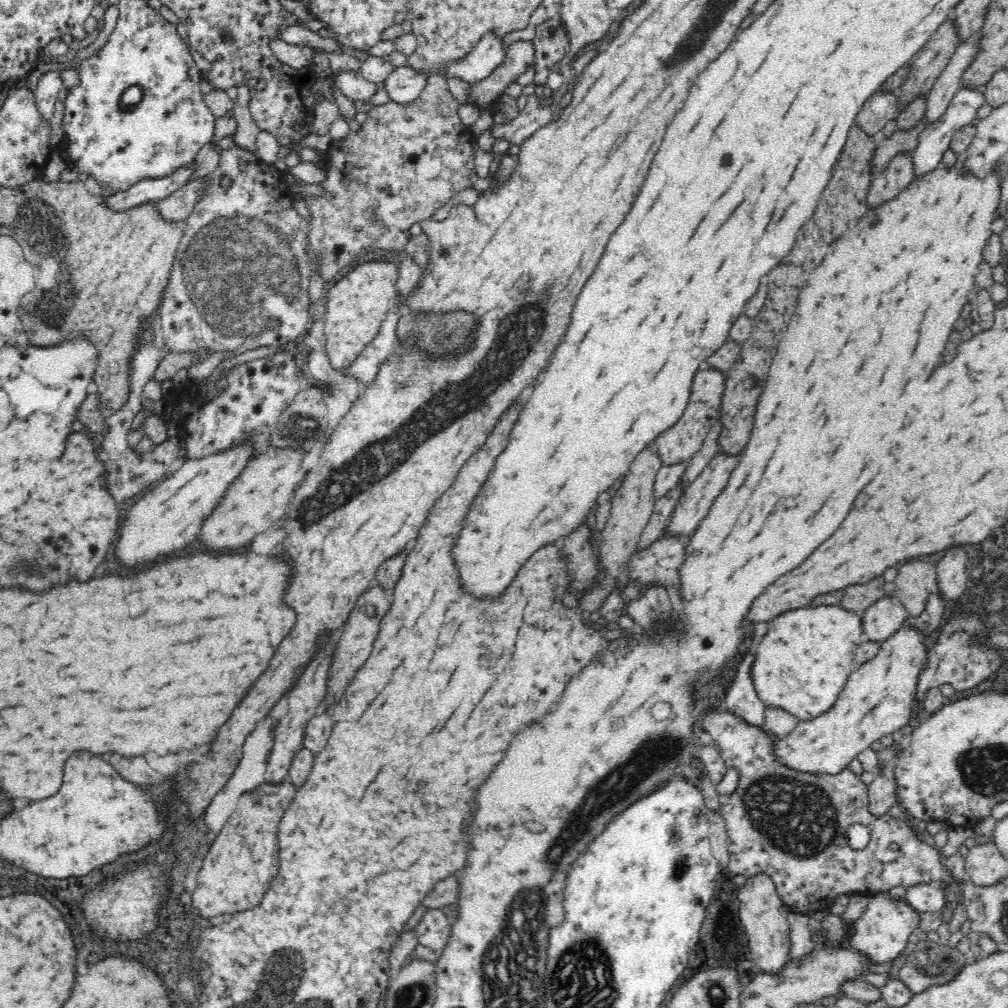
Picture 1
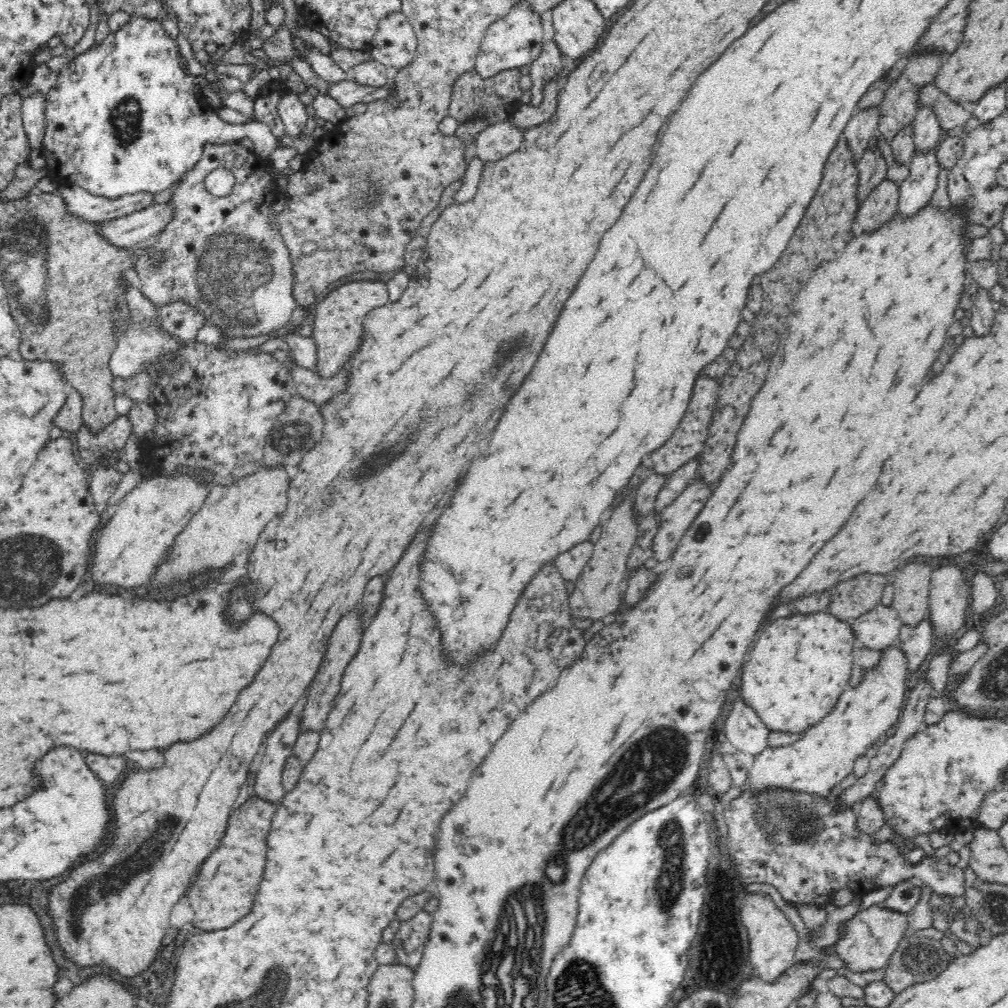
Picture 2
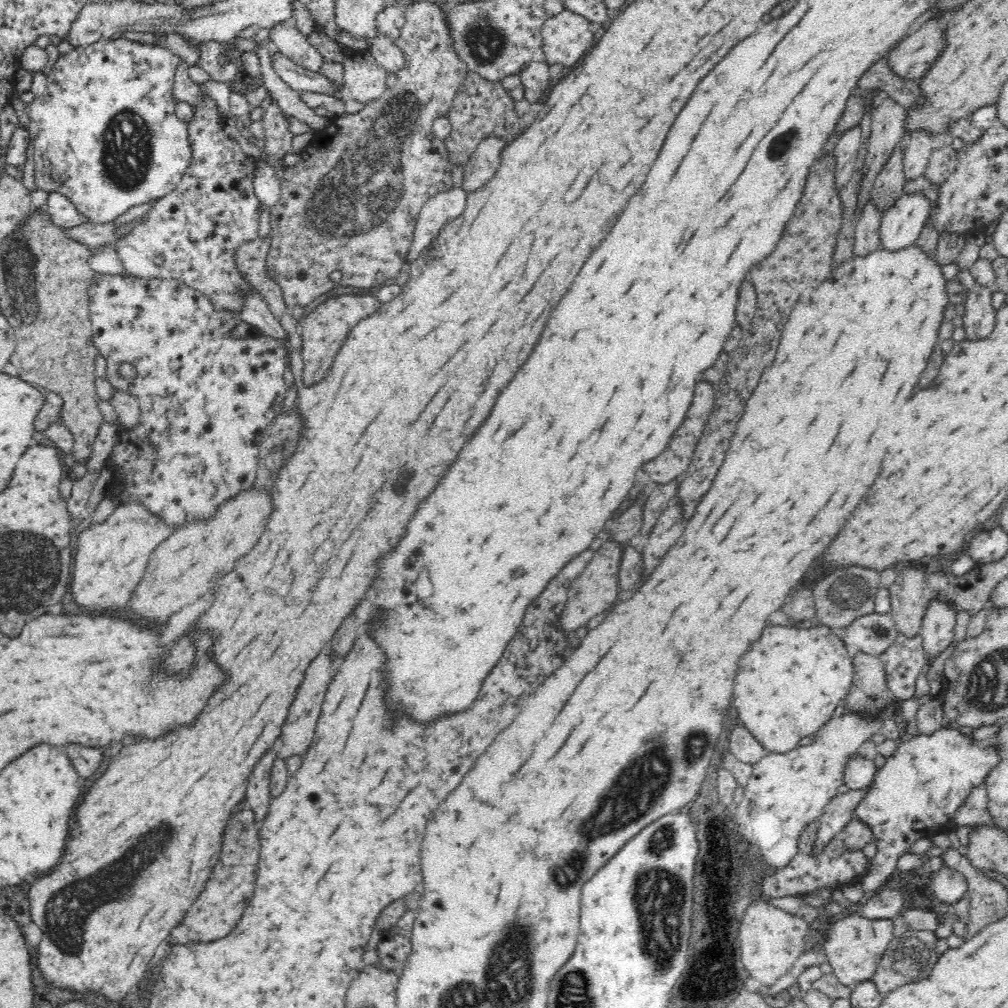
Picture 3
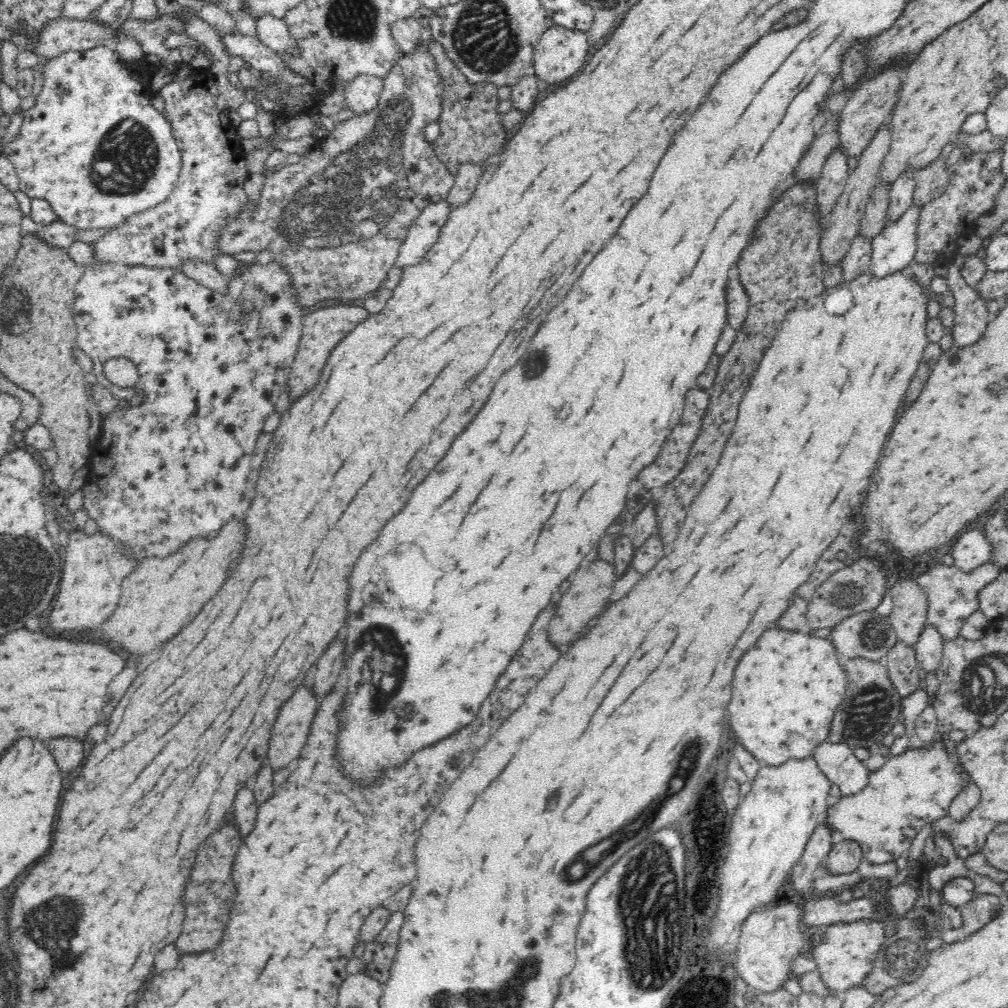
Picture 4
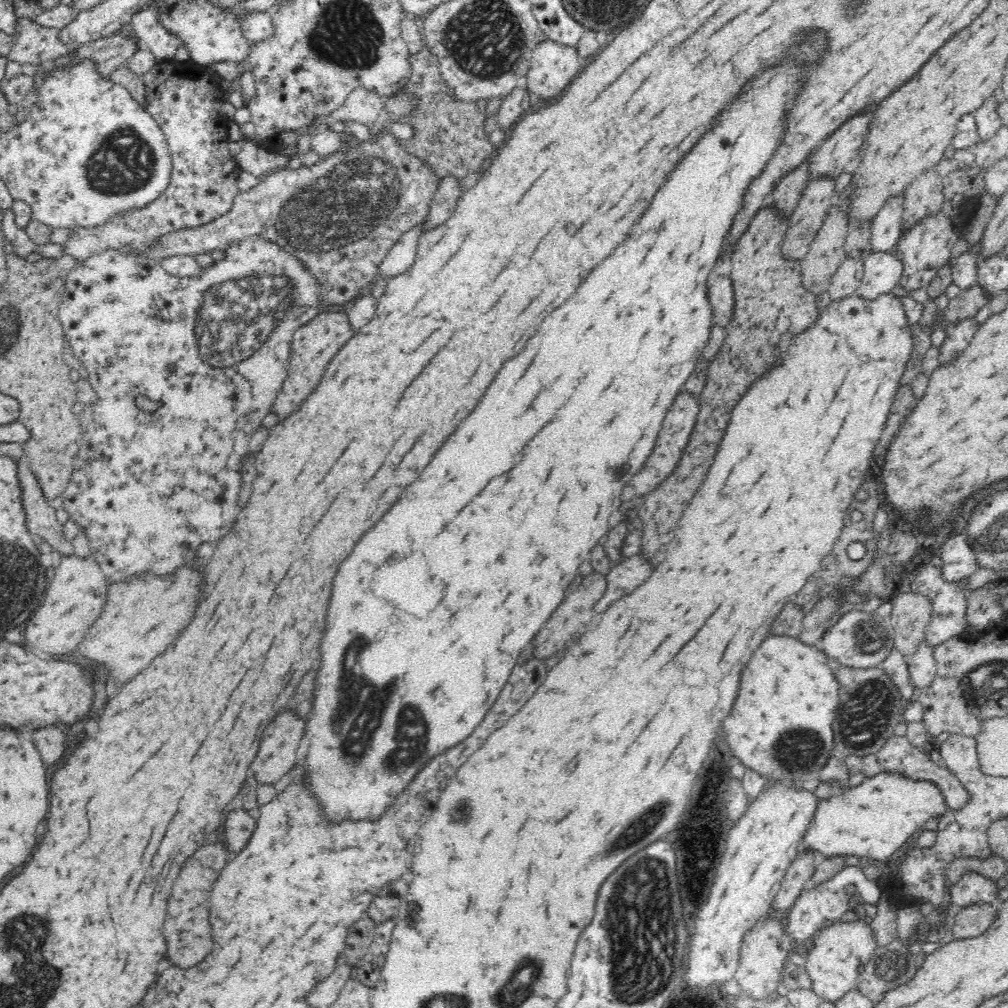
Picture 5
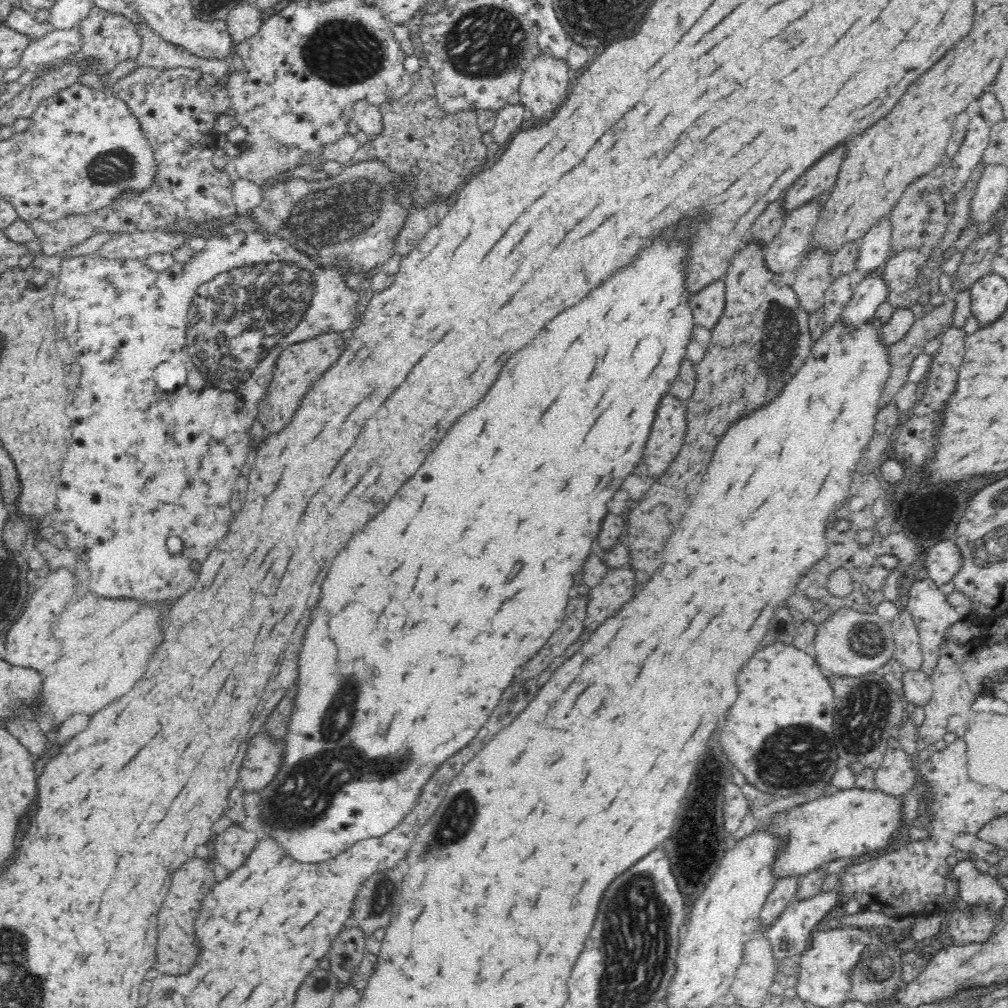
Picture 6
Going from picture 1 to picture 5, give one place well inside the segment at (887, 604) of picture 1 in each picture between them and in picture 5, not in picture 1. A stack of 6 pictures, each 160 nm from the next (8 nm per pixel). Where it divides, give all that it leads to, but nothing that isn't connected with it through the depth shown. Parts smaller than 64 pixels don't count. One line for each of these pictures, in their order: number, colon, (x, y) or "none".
2: (877, 629)
3: (872, 633)
4: (868, 635)
5: (856, 640)

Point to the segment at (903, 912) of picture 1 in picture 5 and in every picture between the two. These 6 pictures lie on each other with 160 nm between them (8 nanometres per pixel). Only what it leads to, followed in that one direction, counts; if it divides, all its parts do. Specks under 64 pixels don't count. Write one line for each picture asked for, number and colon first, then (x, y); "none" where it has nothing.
2: (867, 941)
3: (854, 946)
4: (848, 950)
5: (840, 950)

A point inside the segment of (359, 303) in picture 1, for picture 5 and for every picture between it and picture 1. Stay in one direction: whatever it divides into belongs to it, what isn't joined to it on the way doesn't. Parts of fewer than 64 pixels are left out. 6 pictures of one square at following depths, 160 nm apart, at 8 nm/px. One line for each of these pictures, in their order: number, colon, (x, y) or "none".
2: (337, 326)
3: (323, 330)
4: (321, 330)
5: (313, 345)

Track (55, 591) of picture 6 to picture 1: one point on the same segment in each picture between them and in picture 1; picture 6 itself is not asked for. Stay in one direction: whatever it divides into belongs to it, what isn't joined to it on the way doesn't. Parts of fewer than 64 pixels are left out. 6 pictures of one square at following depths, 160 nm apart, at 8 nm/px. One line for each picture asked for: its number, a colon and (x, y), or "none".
1: (167, 517)
2: (127, 549)
3: (109, 559)
4: (94, 566)
5: (73, 601)

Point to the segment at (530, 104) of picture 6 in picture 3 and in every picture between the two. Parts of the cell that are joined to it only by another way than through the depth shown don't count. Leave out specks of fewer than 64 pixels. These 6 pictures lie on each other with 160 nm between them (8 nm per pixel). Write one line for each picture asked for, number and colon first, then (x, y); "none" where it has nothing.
3: (566, 38)
4: (560, 53)
5: (552, 67)

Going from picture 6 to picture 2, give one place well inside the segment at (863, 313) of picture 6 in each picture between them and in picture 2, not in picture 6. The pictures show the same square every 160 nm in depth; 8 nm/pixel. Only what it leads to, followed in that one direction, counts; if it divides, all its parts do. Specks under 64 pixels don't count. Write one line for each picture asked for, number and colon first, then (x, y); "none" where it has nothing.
2: (916, 190)
3: (901, 224)
4: (894, 248)
5: (881, 272)

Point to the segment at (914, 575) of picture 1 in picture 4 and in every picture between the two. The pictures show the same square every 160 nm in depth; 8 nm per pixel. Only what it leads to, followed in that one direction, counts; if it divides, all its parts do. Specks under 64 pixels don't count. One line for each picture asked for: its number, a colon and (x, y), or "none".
2: (911, 598)
3: (910, 599)
4: (908, 617)

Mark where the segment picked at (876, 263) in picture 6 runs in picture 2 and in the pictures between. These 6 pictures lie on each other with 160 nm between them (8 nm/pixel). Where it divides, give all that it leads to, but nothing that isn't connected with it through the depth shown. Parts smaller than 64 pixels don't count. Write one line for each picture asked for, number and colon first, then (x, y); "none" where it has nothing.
2: (927, 134)
3: (917, 149)
4: (900, 195)
5: (886, 227)

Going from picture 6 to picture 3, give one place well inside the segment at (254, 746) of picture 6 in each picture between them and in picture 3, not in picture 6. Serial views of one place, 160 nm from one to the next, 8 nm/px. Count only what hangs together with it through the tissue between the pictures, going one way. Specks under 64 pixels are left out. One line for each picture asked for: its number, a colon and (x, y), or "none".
3: (298, 729)
4: (291, 729)
5: (276, 756)

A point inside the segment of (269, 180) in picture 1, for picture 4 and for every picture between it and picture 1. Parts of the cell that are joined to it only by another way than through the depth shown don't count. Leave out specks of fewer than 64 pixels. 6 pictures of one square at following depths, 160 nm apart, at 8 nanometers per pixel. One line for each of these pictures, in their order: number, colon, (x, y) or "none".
2: (224, 255)
3: (191, 235)
4: (210, 188)

